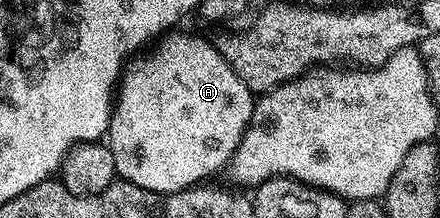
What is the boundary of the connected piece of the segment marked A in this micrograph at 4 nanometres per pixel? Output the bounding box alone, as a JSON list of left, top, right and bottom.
[108,29,256,195]

